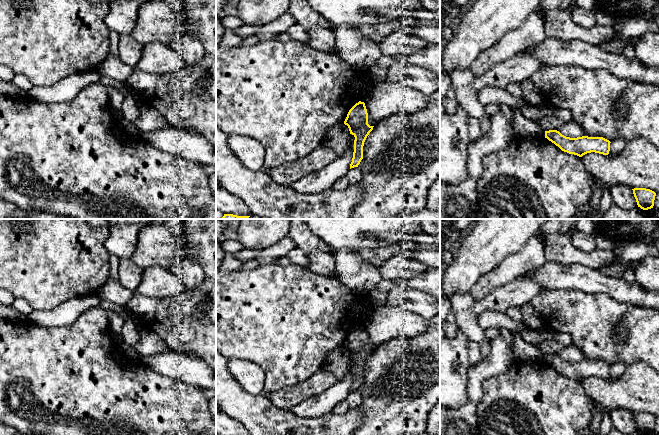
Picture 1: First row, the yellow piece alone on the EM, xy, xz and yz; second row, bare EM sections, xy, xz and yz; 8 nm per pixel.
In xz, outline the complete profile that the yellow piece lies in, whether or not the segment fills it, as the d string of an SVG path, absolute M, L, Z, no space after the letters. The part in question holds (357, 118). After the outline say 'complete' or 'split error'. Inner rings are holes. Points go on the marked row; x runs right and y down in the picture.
M359 101L349 110L344 124L348 126L350 134L355 137L351 169L358 167L363 159L364 142L374 127L368 124L368 113L364 102Z; complete

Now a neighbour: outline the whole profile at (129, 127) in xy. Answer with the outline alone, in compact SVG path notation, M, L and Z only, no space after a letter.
M122 119L119 125L125 130L125 132L134 137L134 138L139 138L142 136L143 132L140 131L133 122L130 122L126 119Z

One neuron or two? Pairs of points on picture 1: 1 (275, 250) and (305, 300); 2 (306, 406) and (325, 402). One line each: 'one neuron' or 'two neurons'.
1: two neurons
2: one neuron

